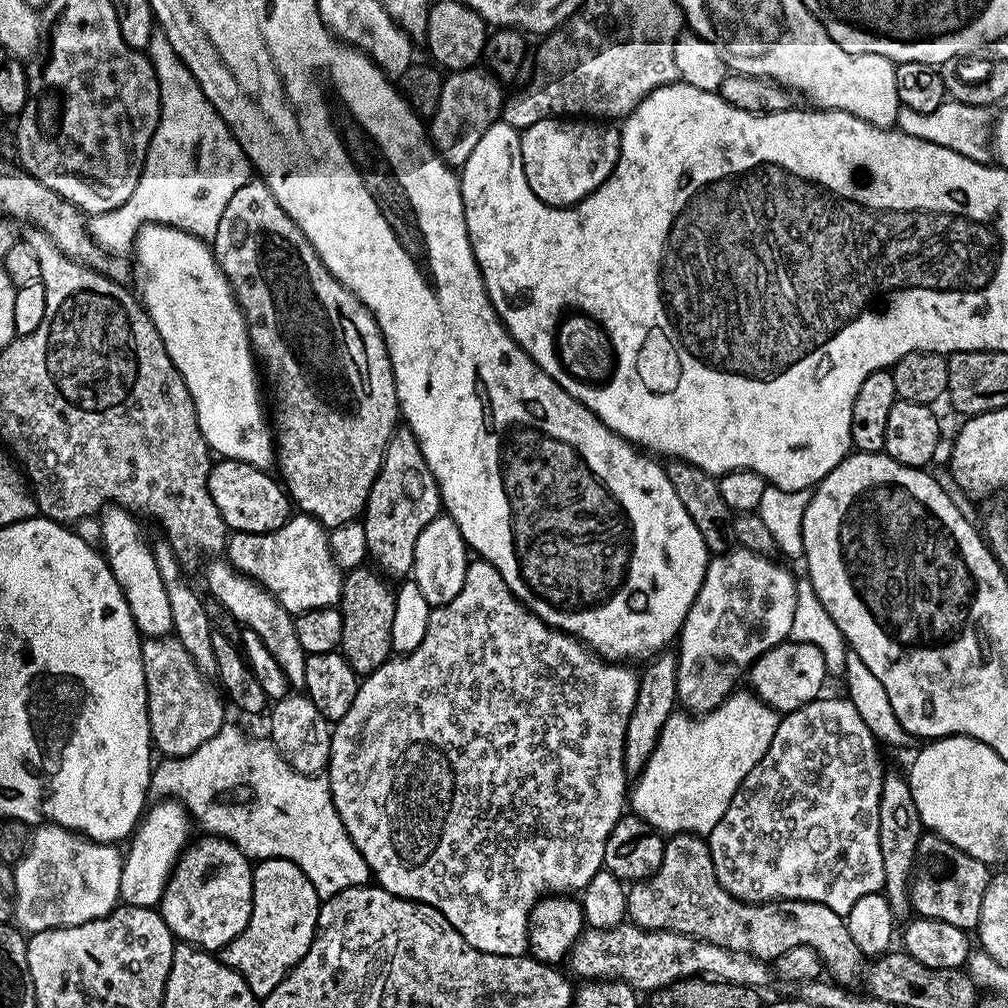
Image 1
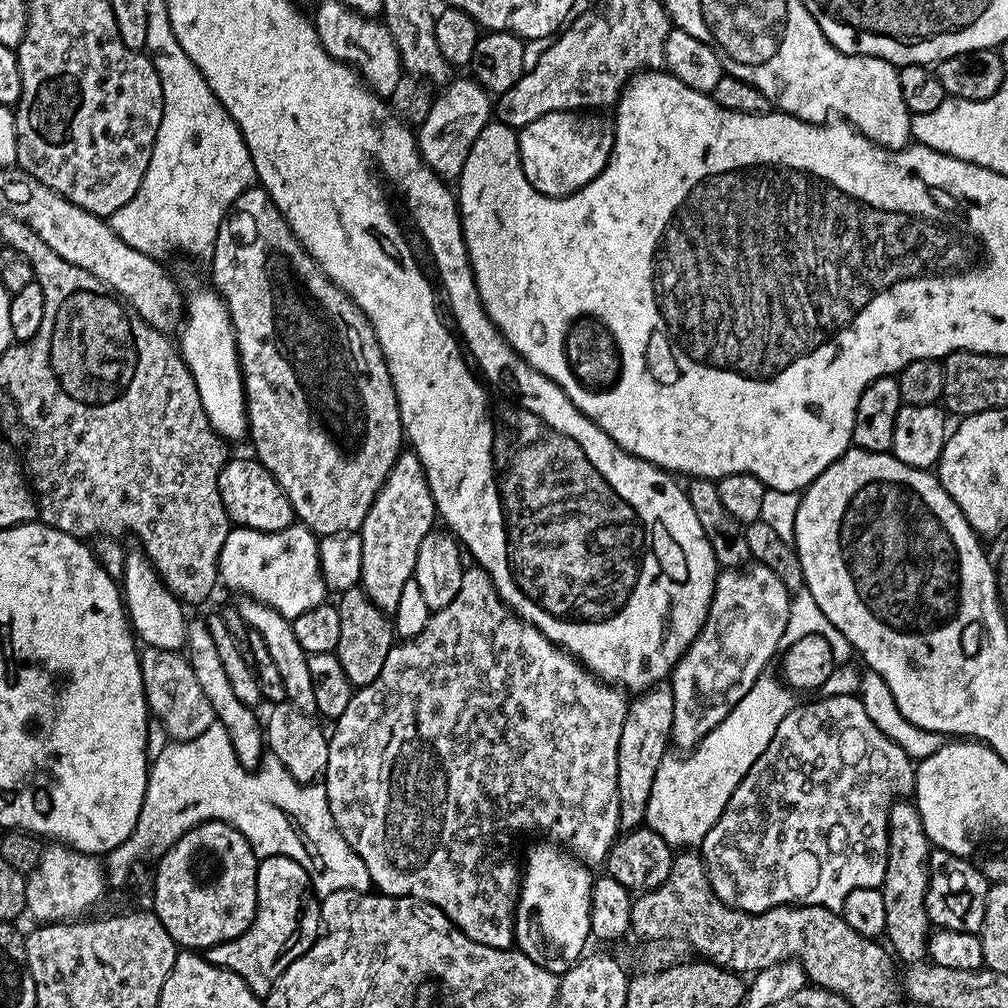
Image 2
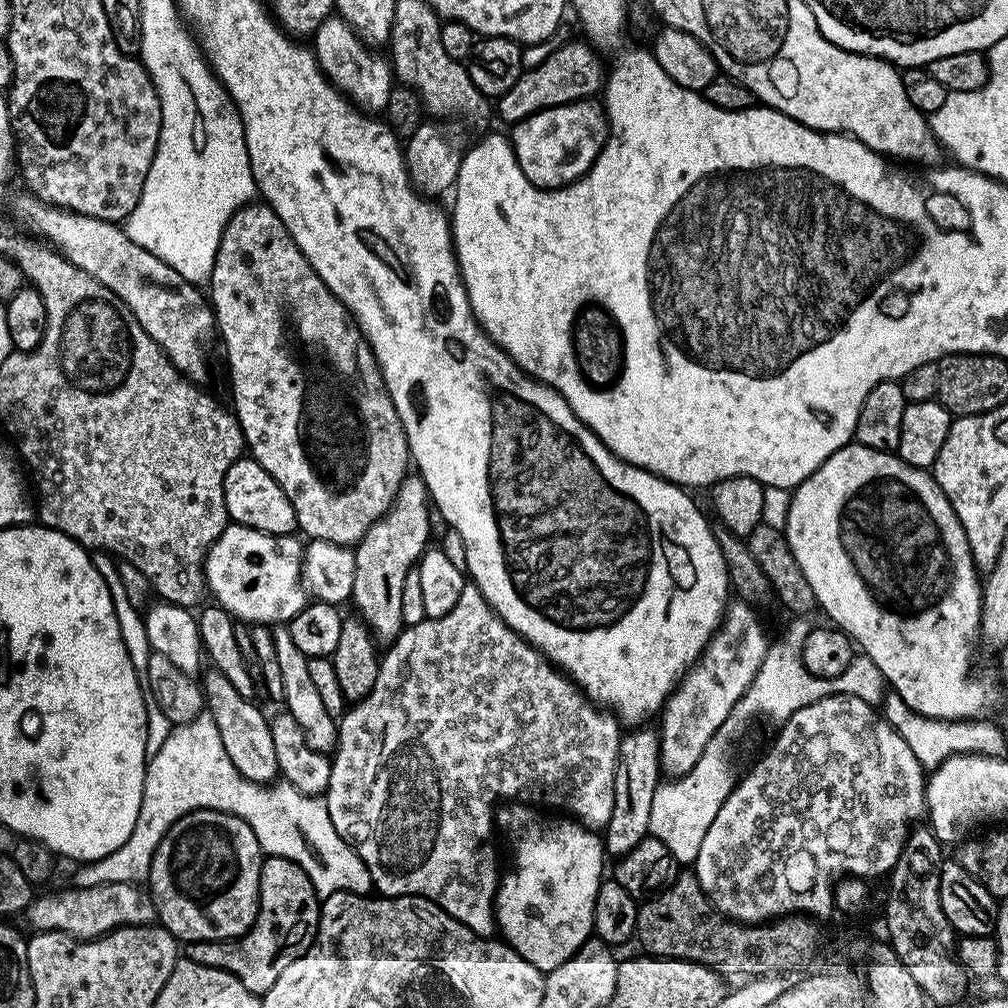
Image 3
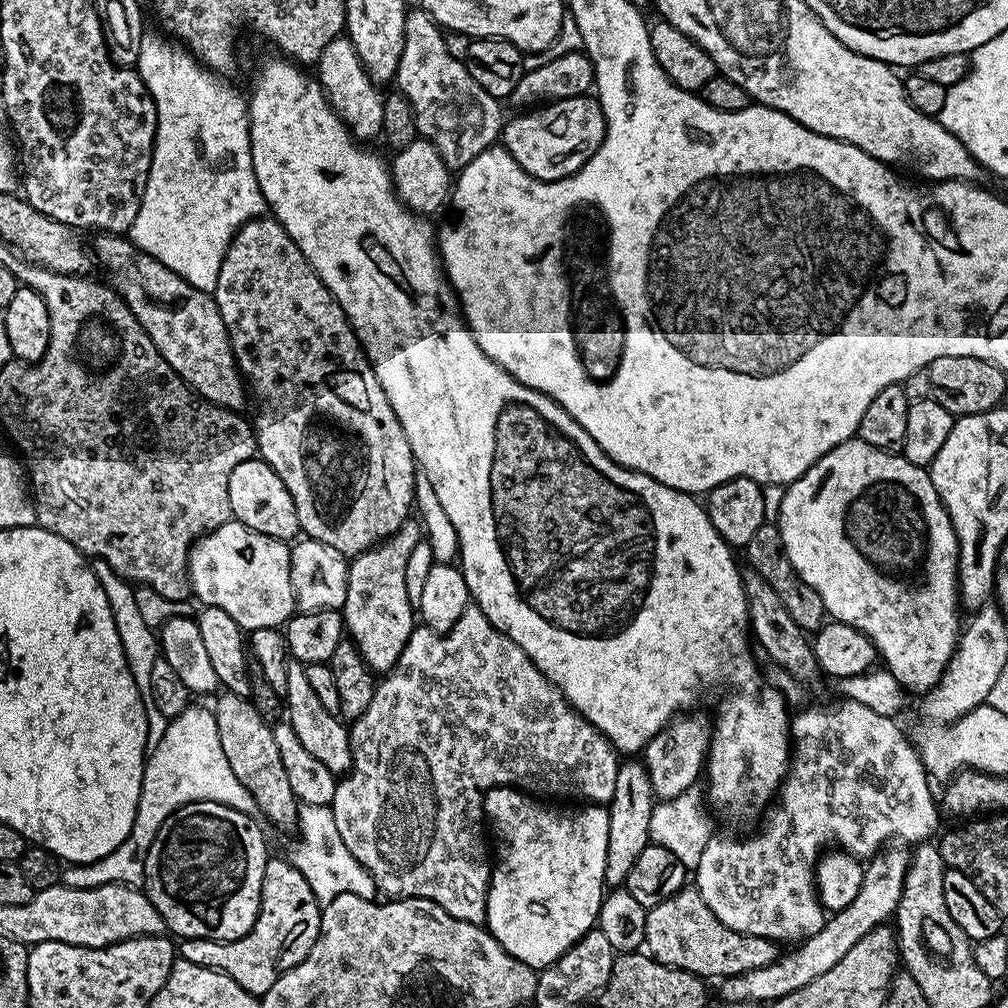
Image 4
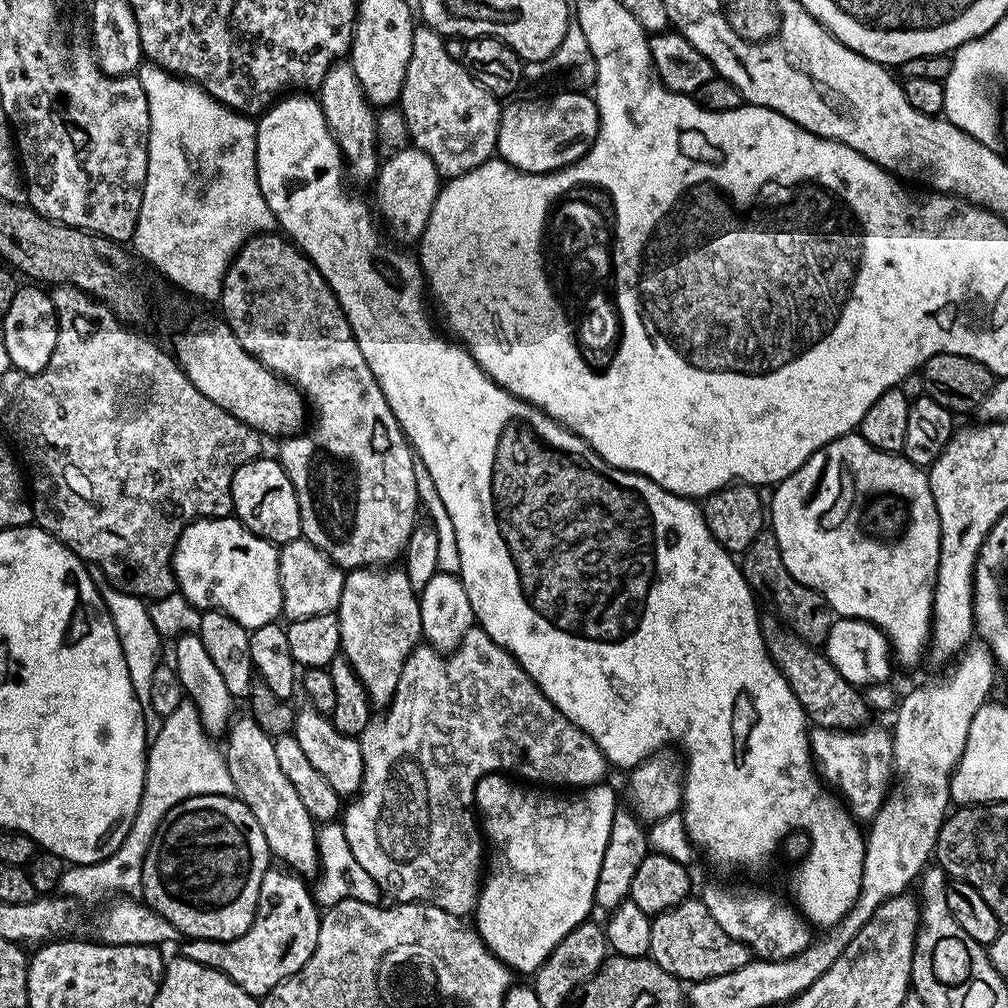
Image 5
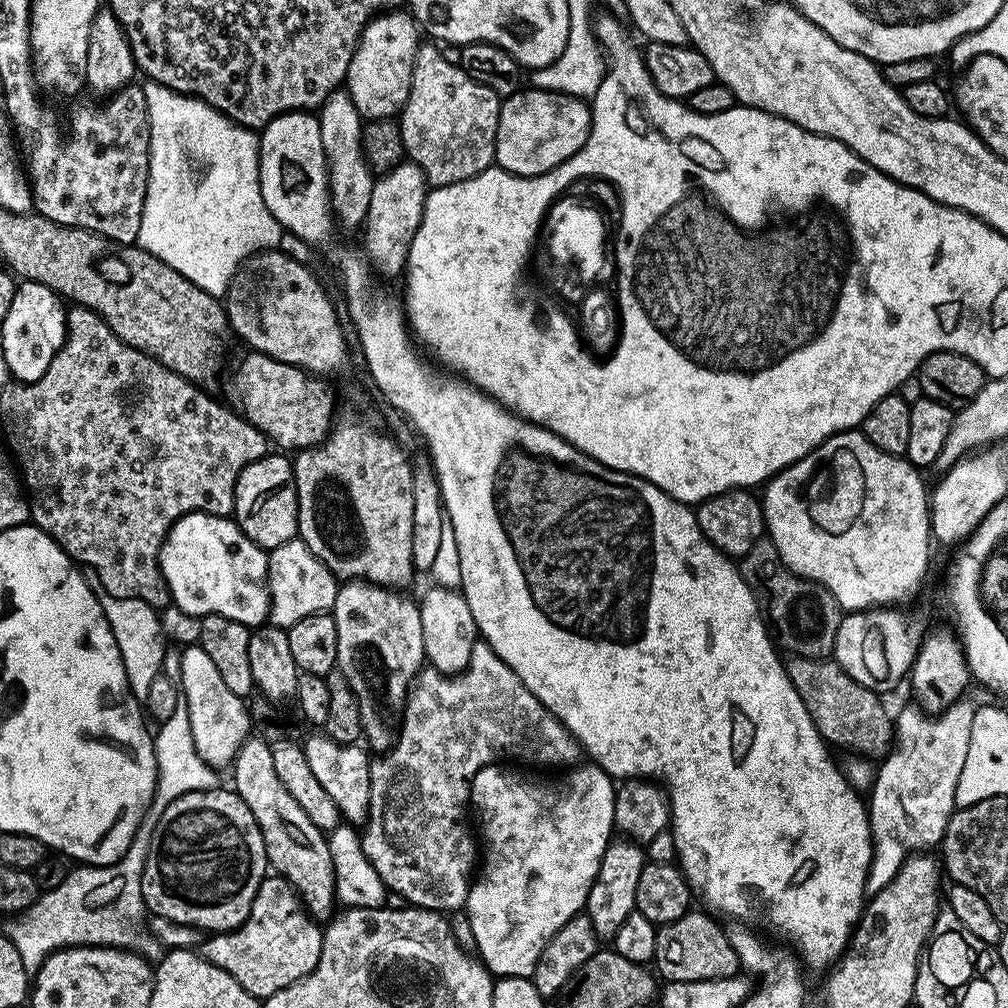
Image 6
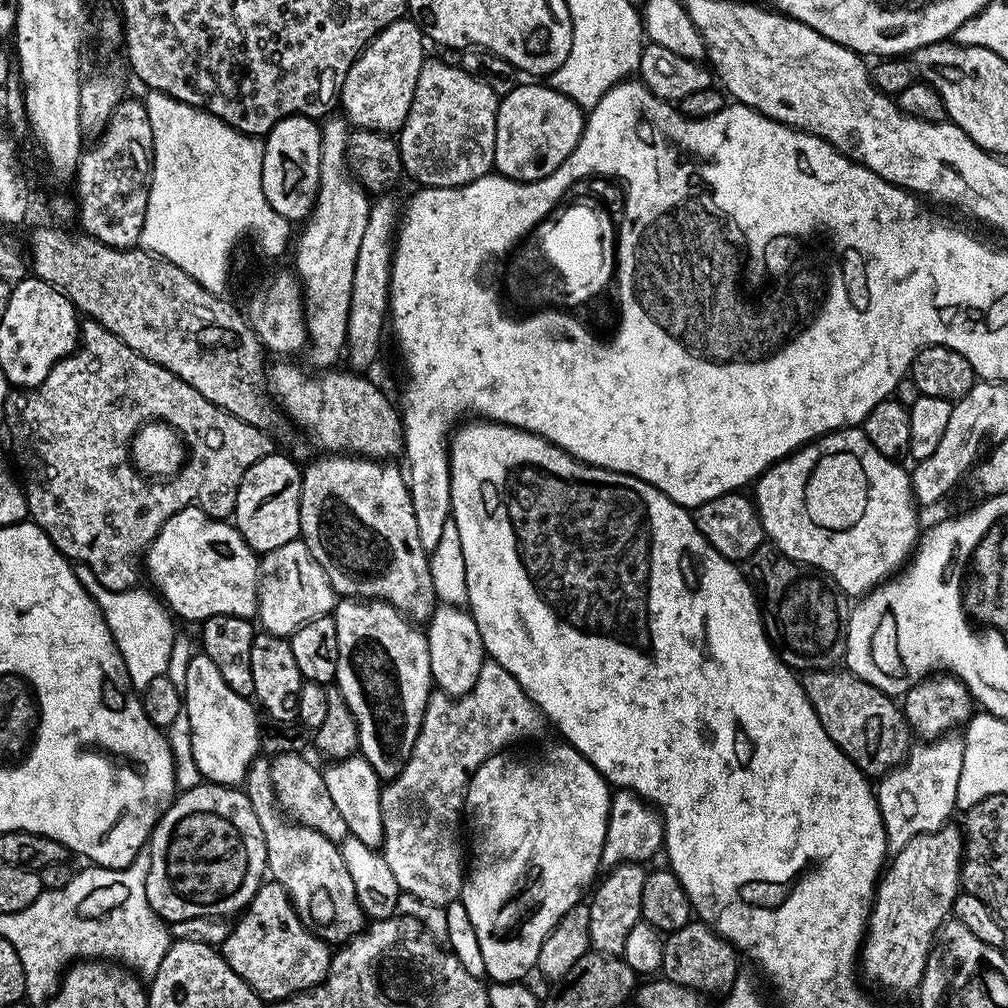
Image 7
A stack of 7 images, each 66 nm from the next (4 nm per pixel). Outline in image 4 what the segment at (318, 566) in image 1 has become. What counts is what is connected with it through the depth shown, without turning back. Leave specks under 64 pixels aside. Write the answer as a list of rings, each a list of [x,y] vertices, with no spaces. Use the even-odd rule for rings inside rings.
[[[235,518],[227,520],[213,532],[201,536],[188,551],[188,577],[192,583],[192,596],[200,599],[201,605],[218,606],[218,610],[226,610],[226,614],[230,614],[230,618],[234,618],[234,622],[238,622],[242,629],[280,628],[287,624],[297,611],[290,582],[291,553],[292,549],[285,541],[258,534]]]

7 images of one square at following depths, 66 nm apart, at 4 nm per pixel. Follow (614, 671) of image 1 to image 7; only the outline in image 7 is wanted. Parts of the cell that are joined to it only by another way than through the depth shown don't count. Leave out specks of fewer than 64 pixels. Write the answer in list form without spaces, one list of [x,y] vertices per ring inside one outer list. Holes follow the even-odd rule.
[[[491,658],[485,659],[484,665],[478,674],[478,680],[474,682],[474,686],[465,696],[453,699],[453,697],[446,695],[445,692],[433,691],[428,698],[428,705],[422,718],[422,726],[418,730],[418,738],[414,742],[412,753],[406,762],[406,766],[393,780],[387,781],[380,790],[382,826],[384,827],[382,855],[386,866],[390,866],[390,871],[394,873],[394,882],[398,882],[401,892],[409,892],[414,898],[443,907],[454,901],[459,901],[460,891],[464,885],[464,877],[466,875],[466,844],[465,841],[464,844],[460,841],[460,811],[463,813],[466,808],[464,796],[468,792],[468,777],[474,775],[478,770],[478,766],[482,766],[482,762],[486,762],[486,758],[495,756],[497,752],[505,751],[509,746],[512,746],[508,744],[514,743],[515,740],[528,740],[531,736],[538,735],[543,728],[546,728],[546,720],[540,709],[537,708],[536,703],[525,694],[522,686],[518,686],[516,679],[506,670],[502,670],[502,666],[498,666],[495,660]]]

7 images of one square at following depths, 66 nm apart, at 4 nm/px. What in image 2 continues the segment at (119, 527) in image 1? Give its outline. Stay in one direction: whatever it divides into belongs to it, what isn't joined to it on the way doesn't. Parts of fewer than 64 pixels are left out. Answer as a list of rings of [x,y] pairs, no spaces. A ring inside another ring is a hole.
[[[135,550],[124,560],[124,584],[122,580],[122,599],[126,609],[129,624],[132,625],[132,631],[141,645],[149,648],[165,648],[171,652],[184,648],[186,642],[186,630],[188,629],[188,620],[184,612],[185,605],[181,604],[180,599],[165,586],[156,573],[155,568],[148,561],[148,557],[143,551]]]

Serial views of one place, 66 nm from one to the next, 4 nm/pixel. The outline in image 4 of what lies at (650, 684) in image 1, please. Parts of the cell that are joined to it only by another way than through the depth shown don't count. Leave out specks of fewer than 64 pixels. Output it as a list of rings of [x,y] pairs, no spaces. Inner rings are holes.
[[[636,758],[625,759],[620,764],[618,778],[614,782],[614,794],[608,801],[608,821],[610,822],[610,834],[606,842],[606,874],[605,885],[620,886],[630,874],[630,866],[634,866],[638,854],[646,850],[650,834],[650,818],[654,807],[654,797],[650,778],[646,774],[643,763]]]

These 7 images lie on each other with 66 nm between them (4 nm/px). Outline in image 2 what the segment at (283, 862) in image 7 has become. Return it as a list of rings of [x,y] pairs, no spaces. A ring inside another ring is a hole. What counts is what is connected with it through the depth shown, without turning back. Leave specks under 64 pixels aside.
[[[207,619],[188,620],[186,630],[186,642],[184,643],[186,655],[190,666],[198,678],[202,691],[206,693],[206,699],[214,710],[216,719],[222,726],[228,728],[230,742],[234,748],[234,754],[243,768],[259,768],[261,760],[266,755],[266,741],[264,739],[264,725],[261,717],[256,717],[253,705],[244,704],[234,695],[234,689],[230,687],[230,681],[226,669],[222,667],[222,657],[218,655],[218,649],[214,647],[214,638],[210,635]]]

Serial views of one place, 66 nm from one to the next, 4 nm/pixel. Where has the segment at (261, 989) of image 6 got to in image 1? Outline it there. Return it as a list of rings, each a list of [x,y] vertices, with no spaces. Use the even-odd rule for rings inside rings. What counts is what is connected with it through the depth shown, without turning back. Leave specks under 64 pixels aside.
[[[262,860],[259,861],[252,869],[252,913],[250,914],[250,922],[246,926],[246,930],[242,930],[242,934],[238,934],[233,940],[228,943],[225,948],[219,949],[218,959],[220,959],[223,964],[230,970],[234,970],[241,978],[246,982],[246,986],[250,986],[250,990],[257,998],[263,998],[268,996],[272,991],[275,990],[278,985],[288,977],[289,972],[291,972],[292,967],[301,960],[301,958],[306,954],[306,950],[310,950],[312,945],[312,939],[316,937],[316,923],[320,917],[320,905],[322,903],[322,897],[317,894],[314,890],[314,886],[310,882],[310,878],[306,878],[306,874],[300,867],[298,867],[294,862],[289,860]]]

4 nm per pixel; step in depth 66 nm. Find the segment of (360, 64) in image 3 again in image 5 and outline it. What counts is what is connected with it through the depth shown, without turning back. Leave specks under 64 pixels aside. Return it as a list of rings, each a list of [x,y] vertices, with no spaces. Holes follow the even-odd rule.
[[[337,62],[328,69],[320,83],[318,99],[322,114],[326,118],[326,126],[344,158],[347,179],[351,183],[353,180],[356,184],[371,185],[378,171],[376,112],[373,105],[369,104],[351,63]]]

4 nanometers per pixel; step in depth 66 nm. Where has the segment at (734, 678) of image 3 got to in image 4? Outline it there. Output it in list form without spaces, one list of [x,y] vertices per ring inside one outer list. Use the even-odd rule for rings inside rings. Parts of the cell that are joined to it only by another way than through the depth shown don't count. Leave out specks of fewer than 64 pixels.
[[[680,714],[676,719],[671,720],[664,729],[658,734],[654,734],[654,738],[650,738],[650,742],[642,749],[642,763],[646,774],[650,778],[650,786],[652,787],[652,795],[657,801],[673,800],[689,791],[693,787],[692,784],[696,779],[701,779],[702,771],[706,766],[706,755],[708,753],[708,742],[710,739],[710,720],[704,716],[688,716],[692,714]]]

